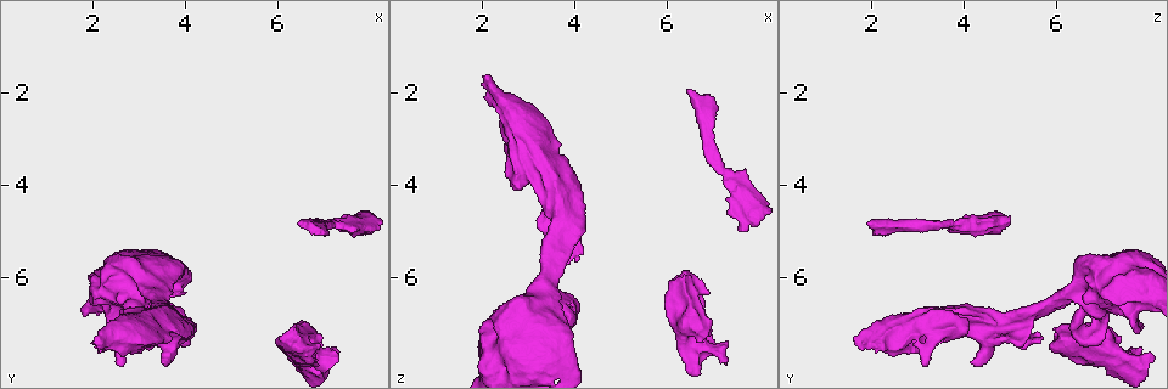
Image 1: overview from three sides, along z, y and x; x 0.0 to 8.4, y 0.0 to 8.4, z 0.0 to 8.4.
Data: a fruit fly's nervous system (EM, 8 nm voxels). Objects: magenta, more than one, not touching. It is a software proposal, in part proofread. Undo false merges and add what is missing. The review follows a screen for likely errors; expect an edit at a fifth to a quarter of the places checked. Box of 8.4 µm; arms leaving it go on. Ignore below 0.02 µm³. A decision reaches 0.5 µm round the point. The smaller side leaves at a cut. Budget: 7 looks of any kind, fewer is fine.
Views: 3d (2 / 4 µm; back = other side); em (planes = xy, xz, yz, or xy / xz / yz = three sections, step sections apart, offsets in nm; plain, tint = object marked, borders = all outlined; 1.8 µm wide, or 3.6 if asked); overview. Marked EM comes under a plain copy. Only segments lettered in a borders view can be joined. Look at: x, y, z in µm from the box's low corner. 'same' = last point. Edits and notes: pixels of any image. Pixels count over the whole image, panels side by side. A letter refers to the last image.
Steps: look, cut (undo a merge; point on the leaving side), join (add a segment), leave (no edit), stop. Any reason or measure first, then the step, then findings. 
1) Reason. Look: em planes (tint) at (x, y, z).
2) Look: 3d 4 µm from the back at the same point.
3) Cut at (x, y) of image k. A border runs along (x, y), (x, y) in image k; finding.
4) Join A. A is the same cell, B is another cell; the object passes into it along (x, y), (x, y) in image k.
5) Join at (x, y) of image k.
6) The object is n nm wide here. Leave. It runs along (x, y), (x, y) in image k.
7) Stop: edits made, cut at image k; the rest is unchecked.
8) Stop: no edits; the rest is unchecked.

An open end. Look: em xz step 4 (tint) at (3.55, 7.75, 4.15).

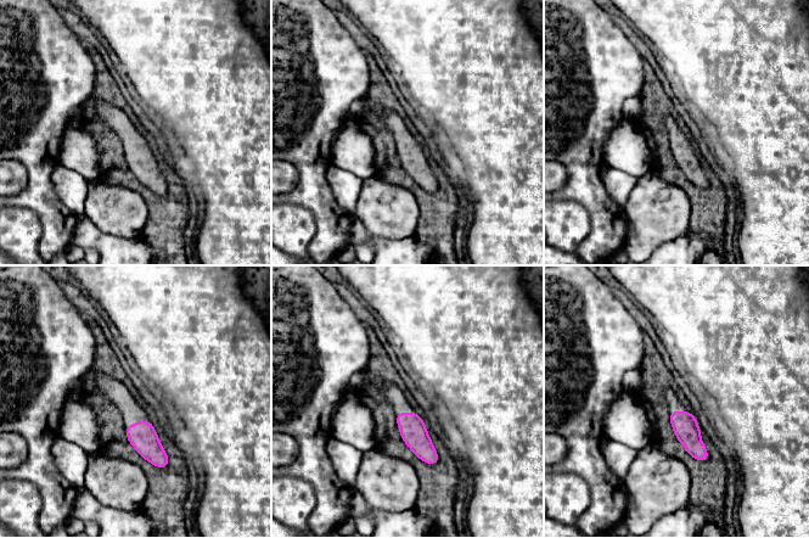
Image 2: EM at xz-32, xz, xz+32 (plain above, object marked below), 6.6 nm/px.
Look: em planes (borders) at the same point.

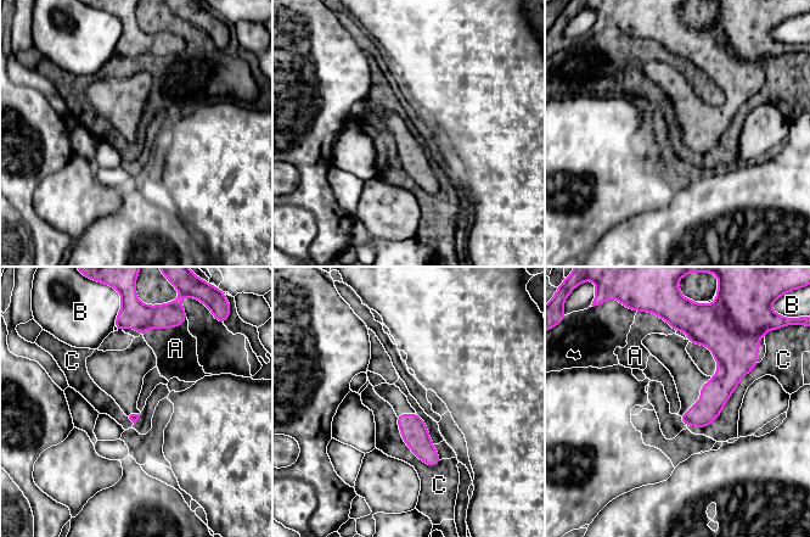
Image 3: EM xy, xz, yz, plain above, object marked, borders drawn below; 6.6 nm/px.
Leave. A, B and C are other cells; a border runs along (757, 364), (715, 419), (686, 425) in image 3; no lettered segment goes on from it.

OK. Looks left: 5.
Branch stops here. Look: 3d 4 µm at (6.45, 4.75, 1.95).

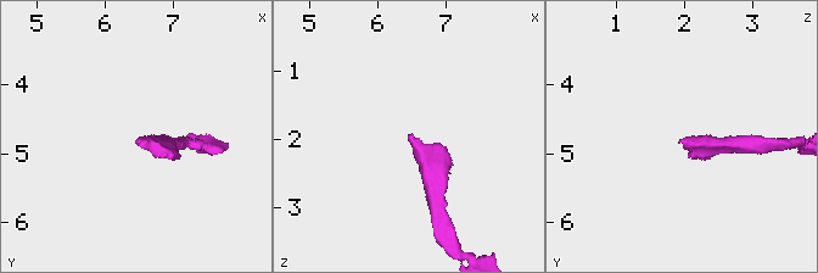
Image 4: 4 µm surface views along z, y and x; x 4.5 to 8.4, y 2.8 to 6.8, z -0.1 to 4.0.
Shape alone is not enough. Look: em planes (borders) at (6.50, 4.75, 1.95).

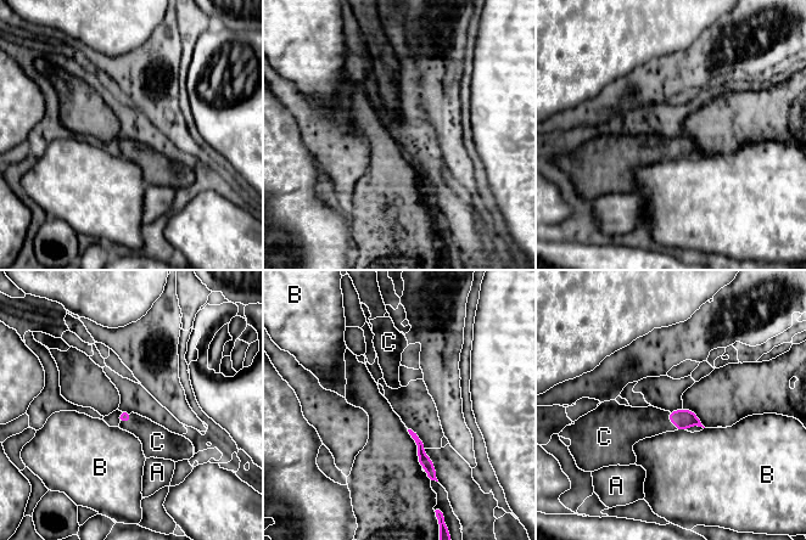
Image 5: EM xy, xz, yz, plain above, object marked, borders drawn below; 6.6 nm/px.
Join C. C is the same cell, A and B are other cells; the object passes into it along (683, 418), (671, 421), (633, 423) in image 5; the neuron continues.

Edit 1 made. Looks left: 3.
Redraw. Look: overview.

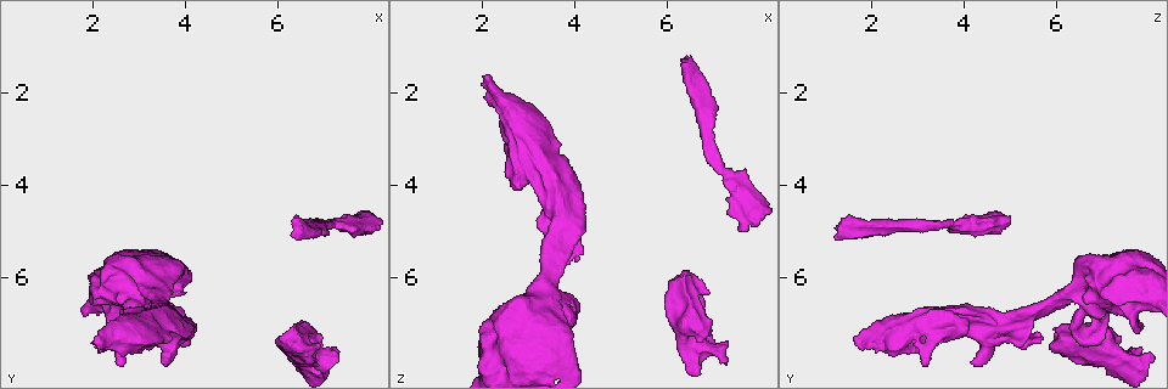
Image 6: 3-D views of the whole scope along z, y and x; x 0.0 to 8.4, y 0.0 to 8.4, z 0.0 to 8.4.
Thin neck. Look: em planes (tint) at (7.20, 4.90, 3.60).

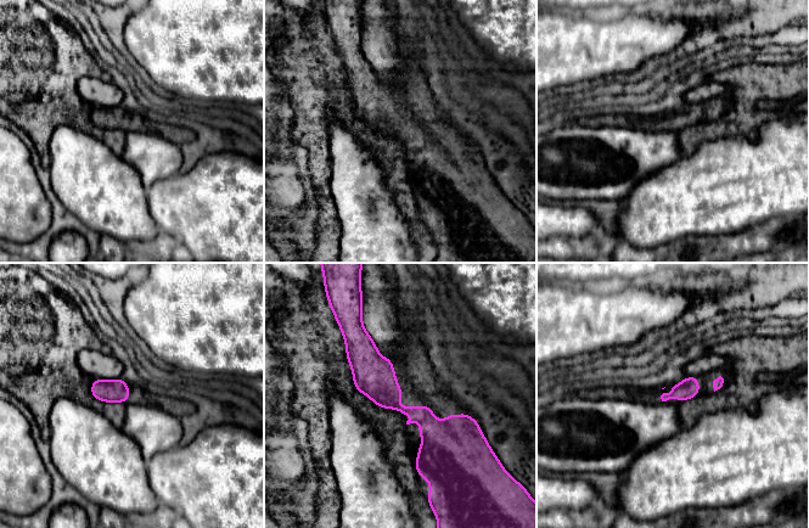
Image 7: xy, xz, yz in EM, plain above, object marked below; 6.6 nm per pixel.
Look: em planes (borders) at the same point.

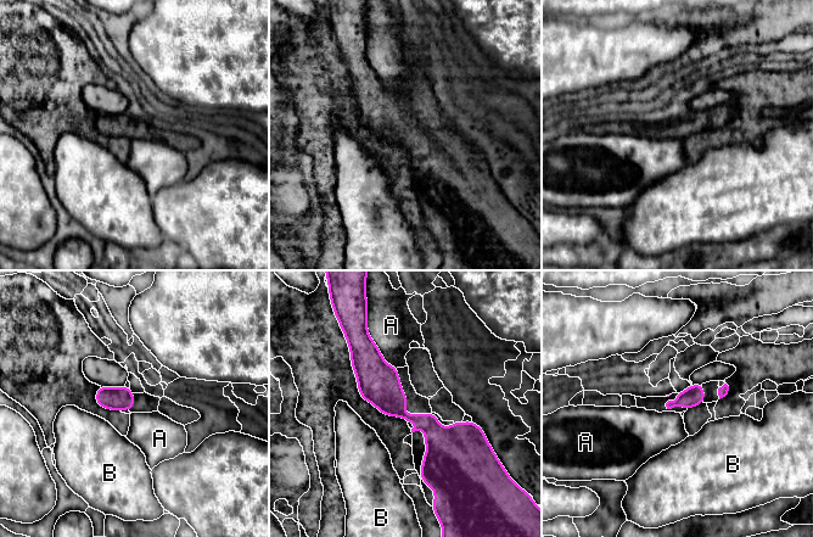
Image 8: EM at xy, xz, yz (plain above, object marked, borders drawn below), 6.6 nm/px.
The longest contact is with A, 320 nm. Leave. A and B are other cells; it runs along (354, 356), (405, 417), (474, 432) in image 8; one neuron here.

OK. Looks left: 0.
Stop: edits made, join at image 5; the rest is unchecked.

